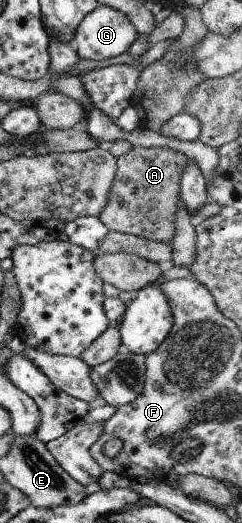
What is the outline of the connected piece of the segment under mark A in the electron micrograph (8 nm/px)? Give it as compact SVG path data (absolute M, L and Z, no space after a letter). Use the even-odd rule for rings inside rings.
M132 146L115 159L114 180L106 206L97 216L108 231L126 233L154 242L170 243L176 232L176 205L179 199L180 174L189 160L183 153L168 147Z

